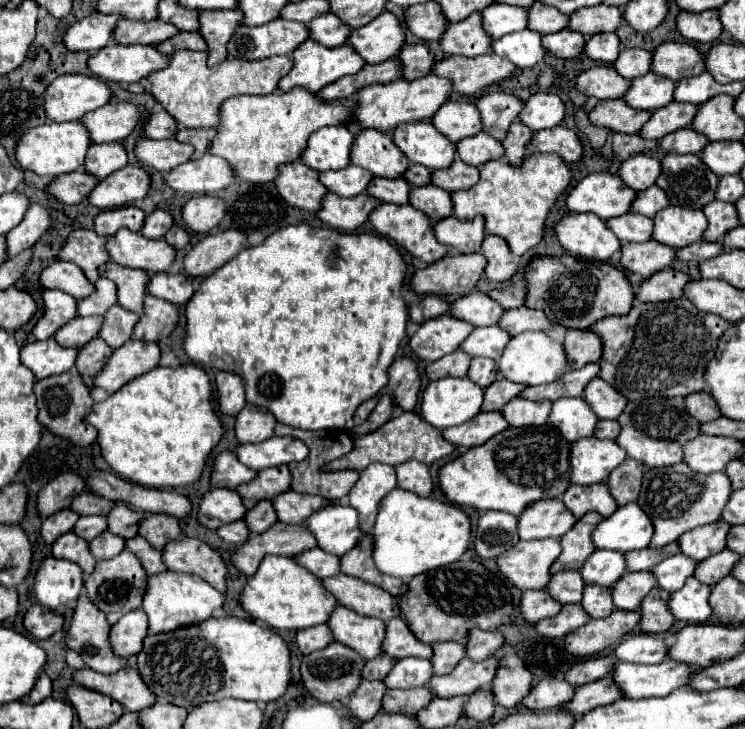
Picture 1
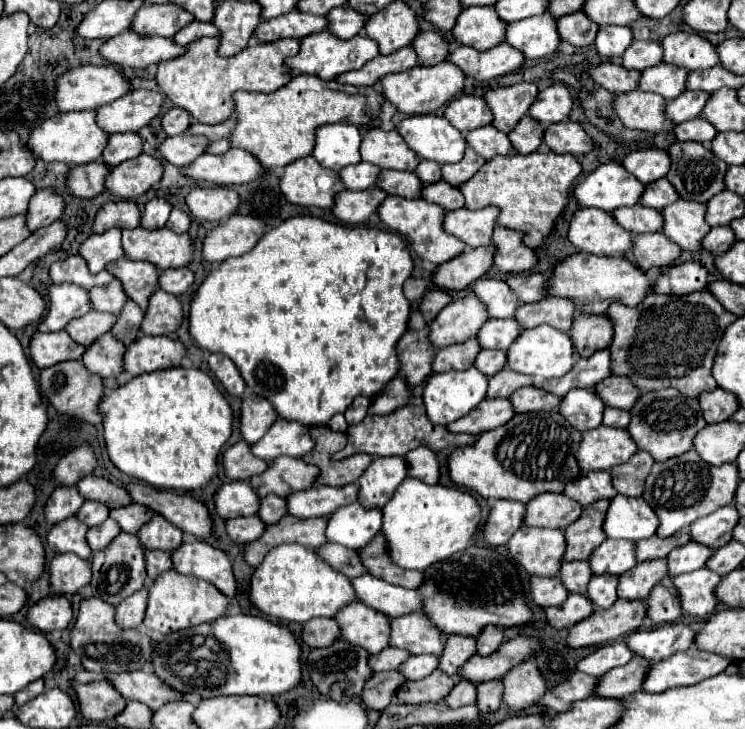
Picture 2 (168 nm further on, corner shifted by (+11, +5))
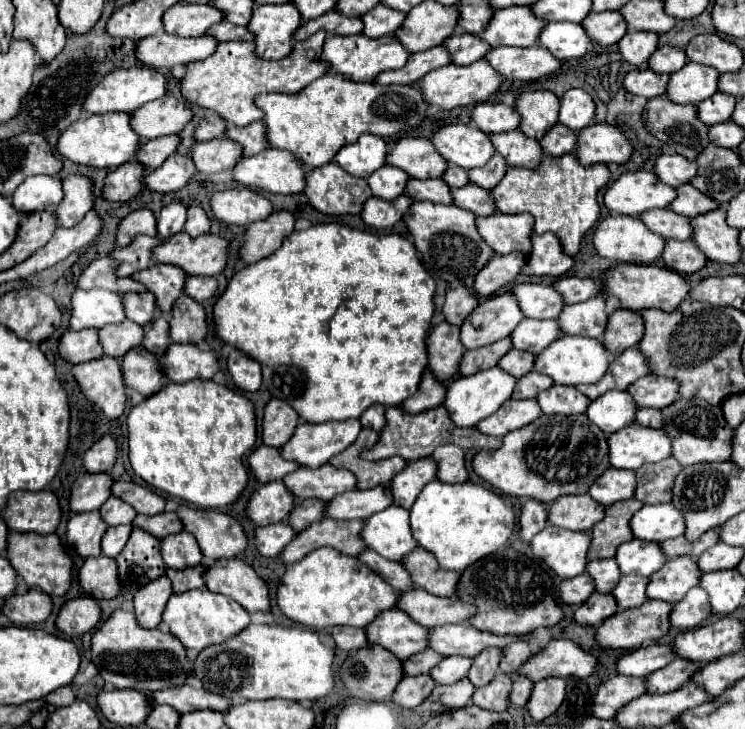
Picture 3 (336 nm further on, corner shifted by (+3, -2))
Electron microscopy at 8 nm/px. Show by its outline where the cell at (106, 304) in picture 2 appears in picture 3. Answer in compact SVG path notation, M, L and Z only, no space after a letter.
M127 293L125 295L125 313L127 319L149 327L157 317L157 305L155 305L155 297L153 293Z

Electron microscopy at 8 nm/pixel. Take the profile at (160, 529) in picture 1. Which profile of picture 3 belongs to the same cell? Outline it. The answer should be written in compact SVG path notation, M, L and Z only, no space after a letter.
M187 531L165 537L163 545L161 545L161 555L163 555L163 561L169 569L197 567L203 559L197 539Z

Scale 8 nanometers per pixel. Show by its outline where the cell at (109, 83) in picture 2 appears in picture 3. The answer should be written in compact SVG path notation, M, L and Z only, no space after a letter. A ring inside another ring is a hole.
M139 65L139 67L129 67L129 69L115 69L109 73L85 99L83 109L89 113L111 113L111 111L135 111L141 105L155 101L167 93L167 77L159 73L157 69ZM125 107L135 107L135 109L125 109Z

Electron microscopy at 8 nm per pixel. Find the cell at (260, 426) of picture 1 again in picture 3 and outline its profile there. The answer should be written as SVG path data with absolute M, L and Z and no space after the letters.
M271 399L263 415L263 443L271 447L283 447L299 423L299 413L281 399Z

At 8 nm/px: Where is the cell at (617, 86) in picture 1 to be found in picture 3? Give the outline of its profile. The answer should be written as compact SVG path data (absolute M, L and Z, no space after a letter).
M641 69L641 71L631 71L625 75L625 89L633 95L653 99L659 95L667 93L667 83L671 75L661 75L651 69Z

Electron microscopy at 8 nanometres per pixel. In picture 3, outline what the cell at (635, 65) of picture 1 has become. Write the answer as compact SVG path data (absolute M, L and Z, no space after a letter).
M659 47L649 59L649 69L653 69L655 73L675 73L685 65L687 57L681 47Z

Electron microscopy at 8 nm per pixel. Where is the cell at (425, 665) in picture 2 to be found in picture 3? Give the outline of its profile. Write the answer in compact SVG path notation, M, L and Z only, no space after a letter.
M445 657L433 671L431 671L431 675L433 675L433 679L435 681L439 681L439 683L447 683L447 685L451 685L451 683L457 683L459 679L463 679L463 677L467 677L467 673L469 673L469 669L471 669L471 659L469 657Z

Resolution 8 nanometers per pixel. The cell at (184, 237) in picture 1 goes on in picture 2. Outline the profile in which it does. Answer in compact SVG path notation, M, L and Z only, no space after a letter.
M173 210L171 216L169 216L169 220L167 220L167 228L173 230L173 232L177 232L177 234L187 232L189 224L191 224L191 218L185 212L181 212L181 210Z

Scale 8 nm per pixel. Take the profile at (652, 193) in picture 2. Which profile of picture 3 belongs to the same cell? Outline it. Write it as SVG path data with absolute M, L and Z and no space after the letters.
M681 185L677 187L677 199L669 205L675 213L685 215L685 217L695 217L701 213L709 213L713 209L717 209L717 201L713 201L711 197L705 197L705 193L701 193L699 189L693 189L693 185Z

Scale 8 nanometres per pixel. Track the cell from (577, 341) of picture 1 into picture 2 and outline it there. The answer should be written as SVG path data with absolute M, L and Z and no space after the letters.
M577 314L573 318L573 326L569 332L577 352L581 358L589 358L597 350L605 350L611 342L613 330L607 316L593 314Z

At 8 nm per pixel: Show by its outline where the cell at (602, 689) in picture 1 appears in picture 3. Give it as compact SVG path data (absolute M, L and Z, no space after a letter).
M677 657L667 667L659 669L647 677L647 689L649 689L649 693L677 691L677 689L681 689L681 685L691 681L691 677L693 677L693 673L697 673L697 669L701 669L701 663Z

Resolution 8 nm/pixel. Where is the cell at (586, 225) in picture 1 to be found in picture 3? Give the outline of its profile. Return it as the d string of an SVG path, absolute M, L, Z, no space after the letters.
M609 215L607 219L603 219L593 235L593 243L601 257L619 263L637 263L637 265L655 263L665 249L665 239L661 235L649 231L641 219L629 215Z

